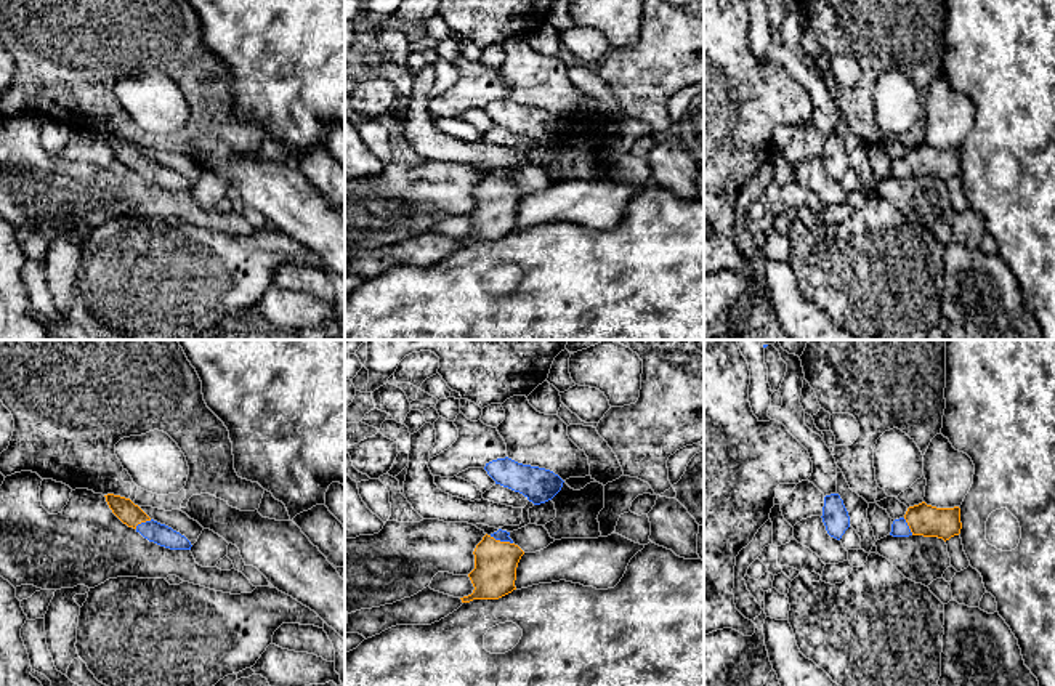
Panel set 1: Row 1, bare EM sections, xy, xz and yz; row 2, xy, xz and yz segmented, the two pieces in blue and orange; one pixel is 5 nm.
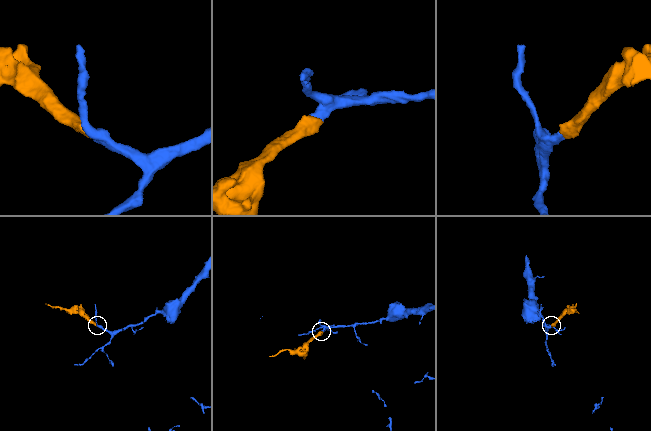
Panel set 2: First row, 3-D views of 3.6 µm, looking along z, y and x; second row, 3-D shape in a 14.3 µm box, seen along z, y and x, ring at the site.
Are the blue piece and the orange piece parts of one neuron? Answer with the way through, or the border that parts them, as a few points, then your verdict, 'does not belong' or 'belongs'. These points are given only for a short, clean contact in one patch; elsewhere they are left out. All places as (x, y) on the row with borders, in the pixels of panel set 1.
runs through xz (502, 536), (501, 540), (494, 574); belongs

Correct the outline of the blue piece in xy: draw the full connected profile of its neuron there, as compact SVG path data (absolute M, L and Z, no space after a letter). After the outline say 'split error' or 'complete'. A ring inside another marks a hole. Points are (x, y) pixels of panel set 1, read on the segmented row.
M107 494L104 495L112 513L128 527L133 527L149 542L170 550L191 550L191 542L172 527L151 519L130 498Z; split error

